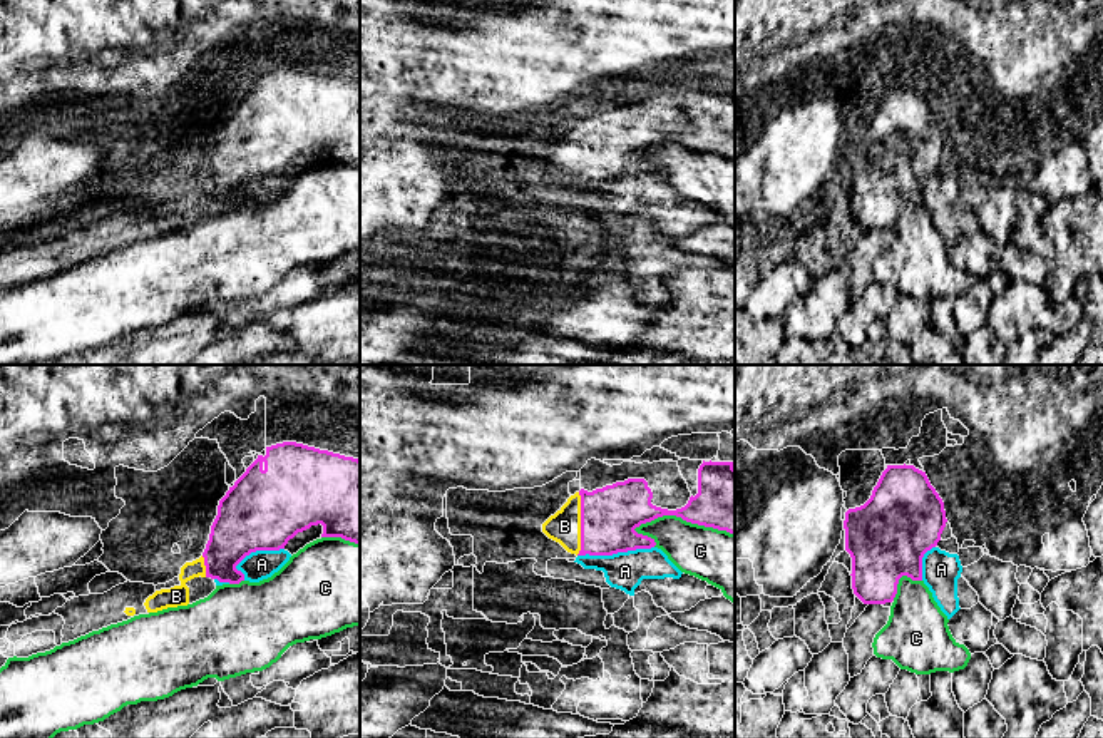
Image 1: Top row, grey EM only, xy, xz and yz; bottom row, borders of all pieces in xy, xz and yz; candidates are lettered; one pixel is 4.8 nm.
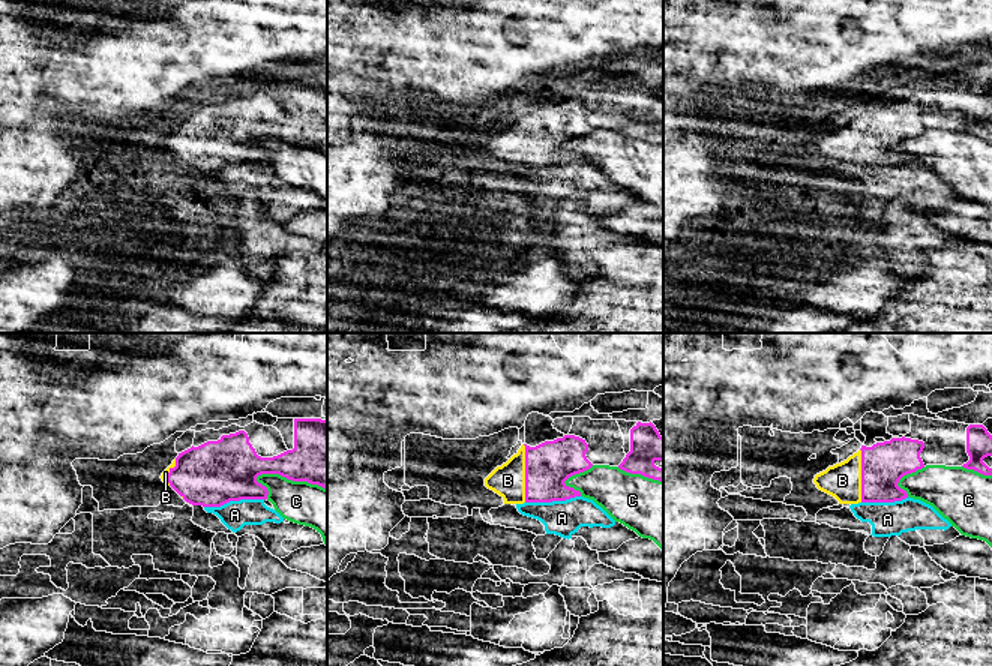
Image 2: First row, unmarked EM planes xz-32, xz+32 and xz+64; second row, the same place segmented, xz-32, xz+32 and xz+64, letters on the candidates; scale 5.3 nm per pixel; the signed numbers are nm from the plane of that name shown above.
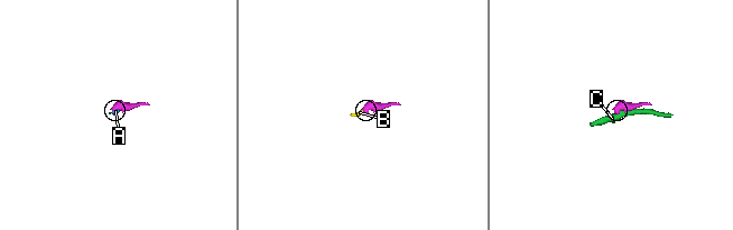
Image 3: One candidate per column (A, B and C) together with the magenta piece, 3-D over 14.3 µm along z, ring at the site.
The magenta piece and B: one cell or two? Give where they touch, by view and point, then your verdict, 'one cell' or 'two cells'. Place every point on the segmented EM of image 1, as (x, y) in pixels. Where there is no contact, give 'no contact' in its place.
meets magenta in xz at (581, 524); one cell

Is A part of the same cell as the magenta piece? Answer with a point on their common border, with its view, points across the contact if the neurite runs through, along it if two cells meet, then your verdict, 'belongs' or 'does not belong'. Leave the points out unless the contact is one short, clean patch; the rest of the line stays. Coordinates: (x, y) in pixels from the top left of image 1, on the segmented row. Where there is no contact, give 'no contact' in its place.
contact xz (615, 553); border xz (653, 546), (611, 554), (578, 556); does not belong

